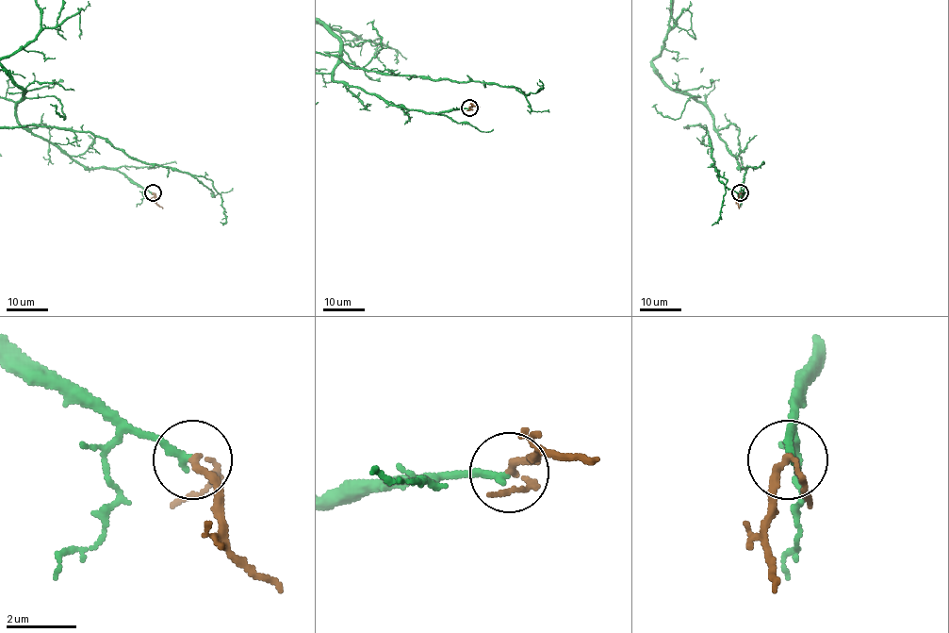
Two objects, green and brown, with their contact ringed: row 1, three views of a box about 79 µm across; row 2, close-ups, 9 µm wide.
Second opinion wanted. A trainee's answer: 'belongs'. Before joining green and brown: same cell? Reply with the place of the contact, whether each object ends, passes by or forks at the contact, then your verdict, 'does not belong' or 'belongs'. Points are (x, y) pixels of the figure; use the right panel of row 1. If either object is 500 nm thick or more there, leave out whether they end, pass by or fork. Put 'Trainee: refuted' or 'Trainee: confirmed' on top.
Trainee: confirmed
(740, 192) | green ends | brown passes by | belongs

